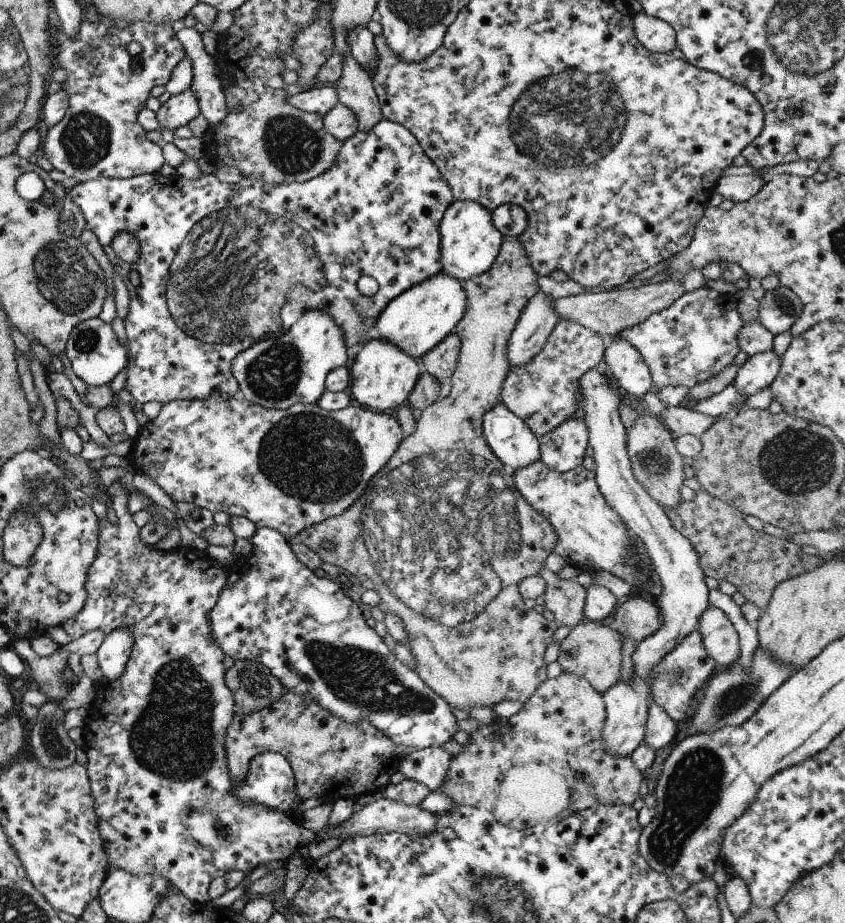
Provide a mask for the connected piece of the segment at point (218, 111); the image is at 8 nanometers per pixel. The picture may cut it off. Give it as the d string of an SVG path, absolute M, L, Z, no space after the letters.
M183 27L174 35L191 65L190 91L197 99L200 113L212 128L219 121L222 122L226 113L224 92L219 86L215 62L212 56L205 53L201 35L193 27Z

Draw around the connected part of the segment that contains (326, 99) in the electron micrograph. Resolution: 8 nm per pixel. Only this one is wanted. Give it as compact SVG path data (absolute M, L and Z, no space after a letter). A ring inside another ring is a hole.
M315 86L313 89L288 97L286 101L296 109L322 116L338 103L338 98L336 89L331 86Z

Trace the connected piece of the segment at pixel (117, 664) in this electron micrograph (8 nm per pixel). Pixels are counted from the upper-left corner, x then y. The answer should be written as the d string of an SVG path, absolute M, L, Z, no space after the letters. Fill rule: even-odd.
M121 627L108 632L95 652L97 664L102 672L102 680L109 686L123 672L133 643L132 632Z

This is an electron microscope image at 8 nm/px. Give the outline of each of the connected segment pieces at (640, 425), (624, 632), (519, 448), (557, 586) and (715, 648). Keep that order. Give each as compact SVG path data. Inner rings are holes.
M645 410L636 418L633 426L626 430L626 453L634 479L662 509L673 509L683 502L679 495L685 479L682 456L675 450L674 440L658 417Z
M629 596L615 610L613 628L623 637L627 636L638 643L656 631L661 624L660 614L655 601Z
M503 403L486 410L481 422L487 446L508 470L515 471L540 458L538 438Z
M547 567L541 568L537 574L545 581L545 590L542 594L544 606L553 613L557 626L571 628L584 620L586 590L576 580L559 579L557 574Z
M709 605L695 626L701 635L706 653L714 660L715 669L735 665L739 656L739 641L730 618L719 608Z

